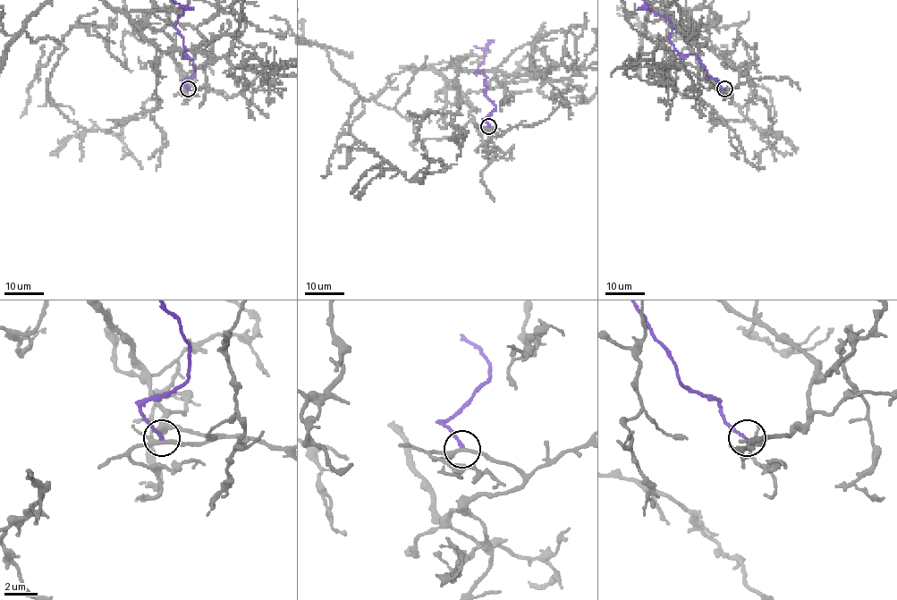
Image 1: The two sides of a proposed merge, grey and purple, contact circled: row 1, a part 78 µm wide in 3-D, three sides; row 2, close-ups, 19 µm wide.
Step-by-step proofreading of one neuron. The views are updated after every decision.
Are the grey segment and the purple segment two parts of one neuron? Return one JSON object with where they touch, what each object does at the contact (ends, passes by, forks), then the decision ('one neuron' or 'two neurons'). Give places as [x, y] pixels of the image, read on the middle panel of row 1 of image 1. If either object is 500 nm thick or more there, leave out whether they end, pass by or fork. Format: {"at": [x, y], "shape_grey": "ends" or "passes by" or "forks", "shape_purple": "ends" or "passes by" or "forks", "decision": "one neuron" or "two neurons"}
{"at": [488, 126], "shape_grey": "forks", "shape_purple": "ends", "decision": "two neurons"}

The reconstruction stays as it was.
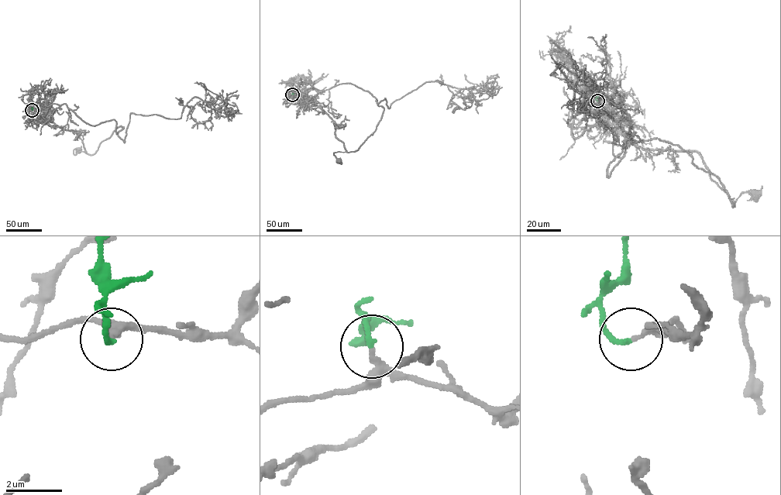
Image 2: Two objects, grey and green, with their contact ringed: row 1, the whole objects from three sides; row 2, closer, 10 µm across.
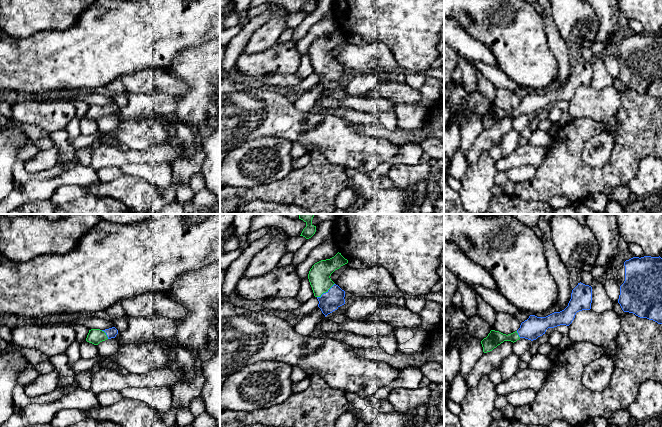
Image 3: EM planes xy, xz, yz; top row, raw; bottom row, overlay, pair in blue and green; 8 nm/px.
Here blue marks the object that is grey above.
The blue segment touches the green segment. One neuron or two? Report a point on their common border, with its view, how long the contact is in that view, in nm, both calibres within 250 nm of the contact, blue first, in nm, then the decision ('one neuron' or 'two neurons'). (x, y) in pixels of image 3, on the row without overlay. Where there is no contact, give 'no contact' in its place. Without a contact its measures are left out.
xz (326, 68) | 180 nm | 160/180 nm | one neuron

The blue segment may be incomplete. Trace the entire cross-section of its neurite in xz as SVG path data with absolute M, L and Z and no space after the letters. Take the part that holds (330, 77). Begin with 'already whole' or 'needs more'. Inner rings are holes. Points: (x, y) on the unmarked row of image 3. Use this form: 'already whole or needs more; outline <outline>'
needs more; outline M341 29L334 33L315 39L309 47L308 55L314 72L318 75L318 83L325 93L345 80L345 67L330 54L331 50L348 39Z

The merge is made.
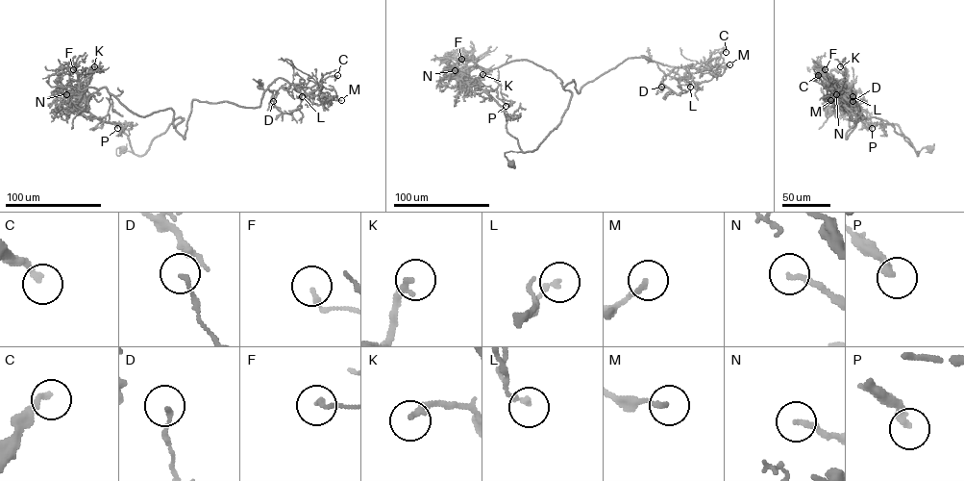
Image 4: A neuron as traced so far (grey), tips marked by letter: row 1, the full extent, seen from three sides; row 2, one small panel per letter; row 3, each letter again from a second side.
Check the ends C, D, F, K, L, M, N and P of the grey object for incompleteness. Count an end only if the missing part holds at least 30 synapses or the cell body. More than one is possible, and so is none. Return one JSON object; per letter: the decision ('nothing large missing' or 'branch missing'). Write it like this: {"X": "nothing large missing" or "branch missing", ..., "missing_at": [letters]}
{"C": "nothing large missing", "D": "nothing large missing", "F": "nothing large missing", "K": "nothing large missing", "L": "nothing large missing", "M": "nothing large missing", "N": "branch missing", "P": "nothing large missing", "missing_at": ["N"]}

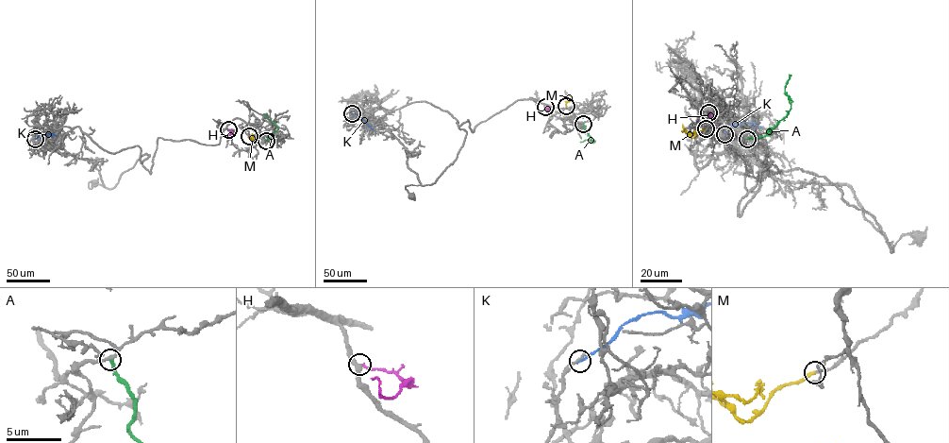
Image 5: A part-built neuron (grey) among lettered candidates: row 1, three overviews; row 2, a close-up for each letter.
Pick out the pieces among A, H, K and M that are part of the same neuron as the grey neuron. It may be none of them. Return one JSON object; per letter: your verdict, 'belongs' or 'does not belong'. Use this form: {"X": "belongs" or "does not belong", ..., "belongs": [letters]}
{"A": "does not belong", "H": "does not belong", "K": "does not belong", "M": "belongs", "belongs": ["M"]}

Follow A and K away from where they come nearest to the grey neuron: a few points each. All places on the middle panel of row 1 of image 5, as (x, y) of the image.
A: (583, 124), (594, 142), (586, 139), (580, 142)
K: (352, 113), (360, 116), (373, 130)

